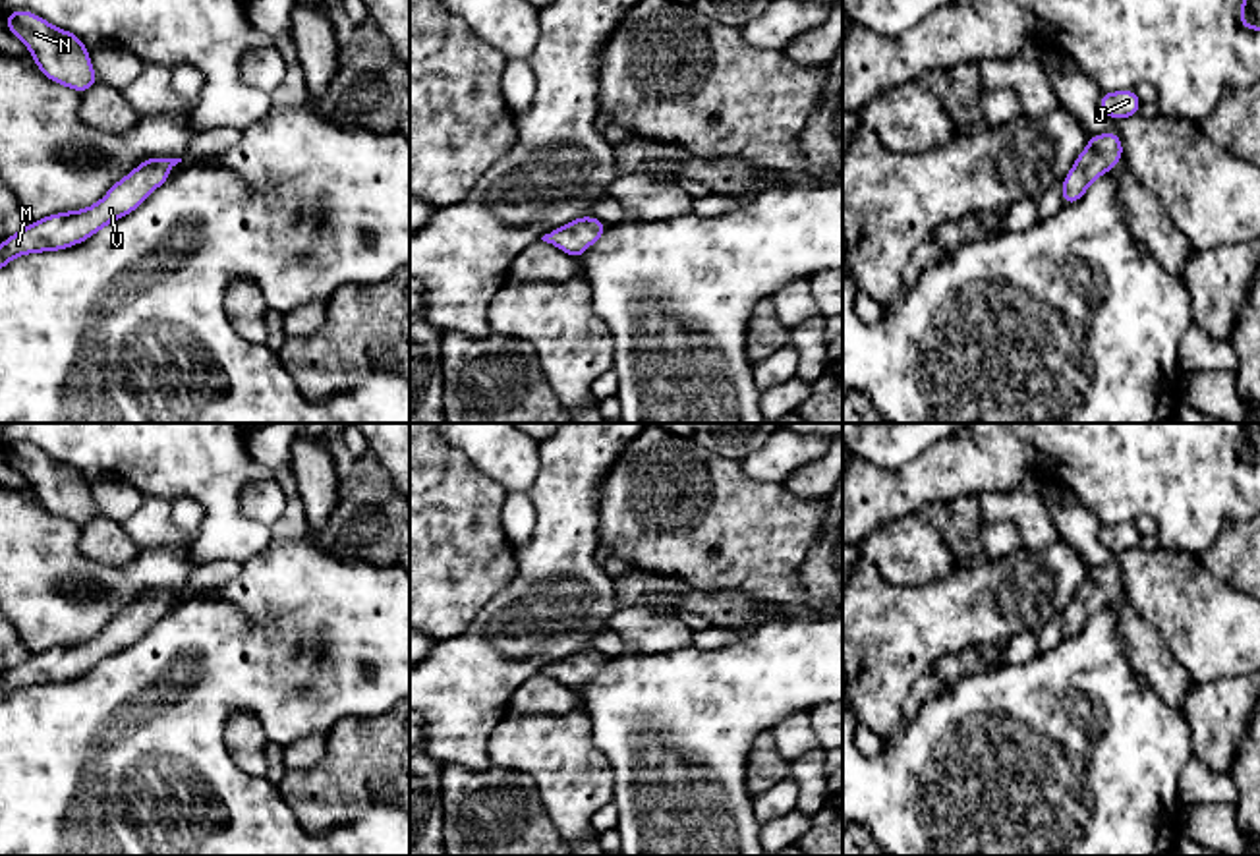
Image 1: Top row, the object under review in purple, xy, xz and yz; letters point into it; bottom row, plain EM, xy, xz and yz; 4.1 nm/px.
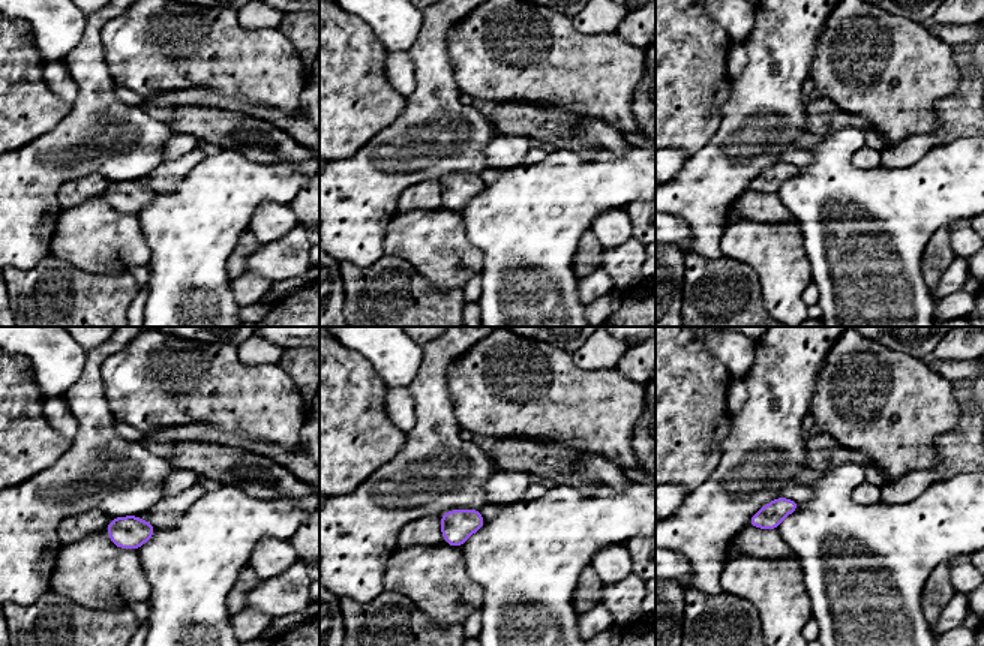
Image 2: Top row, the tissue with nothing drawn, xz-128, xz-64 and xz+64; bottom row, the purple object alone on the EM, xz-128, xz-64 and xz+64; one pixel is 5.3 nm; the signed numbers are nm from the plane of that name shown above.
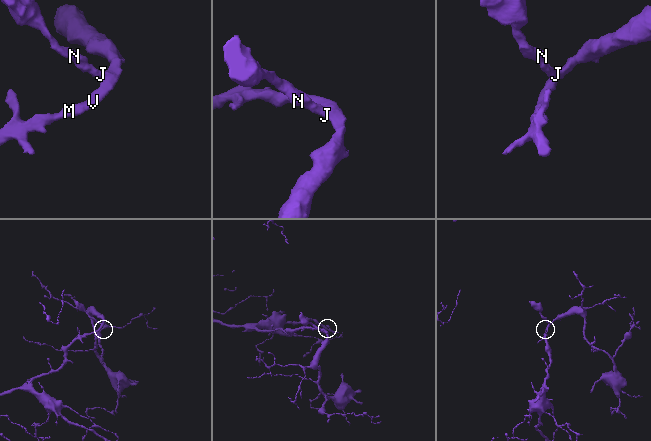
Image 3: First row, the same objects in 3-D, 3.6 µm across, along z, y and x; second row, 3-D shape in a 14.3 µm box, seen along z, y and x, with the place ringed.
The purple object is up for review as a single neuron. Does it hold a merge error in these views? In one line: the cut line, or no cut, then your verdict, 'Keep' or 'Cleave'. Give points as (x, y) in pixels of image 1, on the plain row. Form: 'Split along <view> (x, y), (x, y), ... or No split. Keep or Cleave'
No split. Keep

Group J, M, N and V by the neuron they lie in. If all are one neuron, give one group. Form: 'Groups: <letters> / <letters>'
Groups: J M N V

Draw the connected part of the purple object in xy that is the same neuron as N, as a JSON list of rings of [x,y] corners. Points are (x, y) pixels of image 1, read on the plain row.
[[[29,442],[12,444],[4,454],[10,466],[31,483],[39,504],[50,514],[77,526],[99,516],[79,468],[54,460]]]

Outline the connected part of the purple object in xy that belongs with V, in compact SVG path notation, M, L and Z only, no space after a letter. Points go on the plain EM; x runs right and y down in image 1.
M145 591L116 614L99 636L83 643L56 645L31 655L0 676L0 701L19 688L68 682L89 672L106 657L135 643L168 613L170 601L178 595L182 591Z

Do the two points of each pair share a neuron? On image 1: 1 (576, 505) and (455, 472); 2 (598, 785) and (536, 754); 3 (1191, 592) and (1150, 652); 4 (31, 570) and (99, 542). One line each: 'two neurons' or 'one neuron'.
1: two neurons
2: one neuron
3: two neurons
4: two neurons

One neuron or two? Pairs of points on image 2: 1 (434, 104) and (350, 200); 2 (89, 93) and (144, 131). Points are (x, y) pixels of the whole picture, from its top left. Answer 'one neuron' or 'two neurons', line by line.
1: one neuron
2: one neuron

